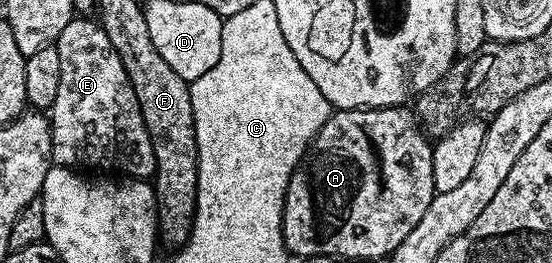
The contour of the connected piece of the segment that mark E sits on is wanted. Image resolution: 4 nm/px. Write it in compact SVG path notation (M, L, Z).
M75 16L68 23L68 27L64 27L64 31L60 31L56 48L60 55L60 88L56 90L56 103L48 110L50 119L50 156L53 164L58 167L82 167L78 165L87 165L90 171L114 171L110 169L119 169L119 174L125 175L130 179L150 179L154 176L154 152L152 151L152 143L148 131L144 127L144 119L140 115L140 103L136 103L136 91L132 91L132 83L128 79L128 71L124 71L124 63L120 63L120 55L116 55L116 51L112 47L112 43L108 39L108 35L103 31L101 24L97 20L91 21L85 16Z

